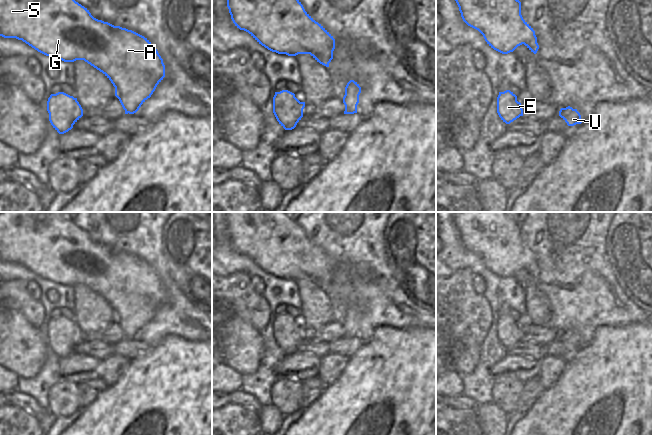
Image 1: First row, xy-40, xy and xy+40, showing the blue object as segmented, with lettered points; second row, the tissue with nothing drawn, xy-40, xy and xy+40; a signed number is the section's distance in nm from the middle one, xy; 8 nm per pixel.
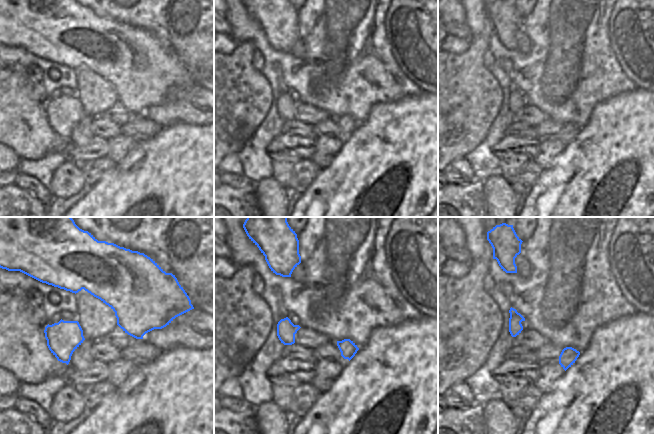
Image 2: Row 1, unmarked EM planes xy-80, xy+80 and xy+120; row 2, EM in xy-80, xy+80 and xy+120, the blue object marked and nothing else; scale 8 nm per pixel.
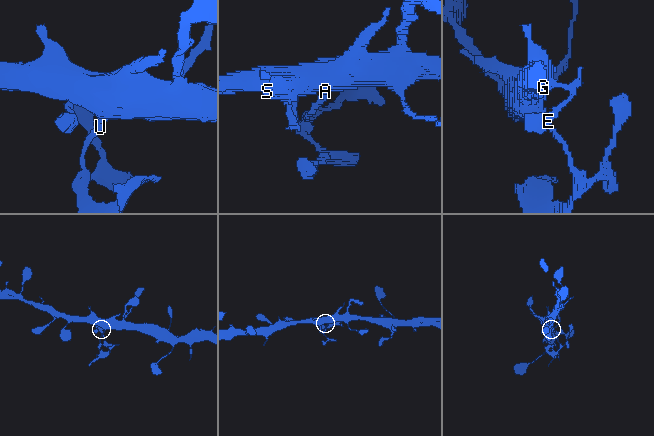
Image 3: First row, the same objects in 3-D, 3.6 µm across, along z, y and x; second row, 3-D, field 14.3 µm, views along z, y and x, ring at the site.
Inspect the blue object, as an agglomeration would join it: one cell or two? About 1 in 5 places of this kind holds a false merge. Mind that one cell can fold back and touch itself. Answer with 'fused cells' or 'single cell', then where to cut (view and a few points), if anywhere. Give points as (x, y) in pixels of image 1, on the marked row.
fused cells | xy (345, 107), (353, 113)

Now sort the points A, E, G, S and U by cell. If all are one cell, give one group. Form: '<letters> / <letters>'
A E G S / U

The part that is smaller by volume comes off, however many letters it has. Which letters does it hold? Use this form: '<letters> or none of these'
U

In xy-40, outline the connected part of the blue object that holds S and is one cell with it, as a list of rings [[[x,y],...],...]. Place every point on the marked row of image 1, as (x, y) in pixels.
[[[0,0],[0,36],[22,40],[38,52],[62,60],[84,60],[102,72],[115,87],[115,96],[129,114],[136,113],[165,77],[165,65],[155,46],[144,36],[94,18],[75,0]]]

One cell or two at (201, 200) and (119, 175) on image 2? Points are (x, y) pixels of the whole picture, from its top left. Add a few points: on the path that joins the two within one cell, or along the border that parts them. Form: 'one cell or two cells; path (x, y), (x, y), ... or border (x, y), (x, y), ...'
one cell; path (181, 194), (139, 193)

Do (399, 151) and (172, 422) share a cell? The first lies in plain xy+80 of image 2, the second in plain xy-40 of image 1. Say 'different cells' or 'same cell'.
same cell

